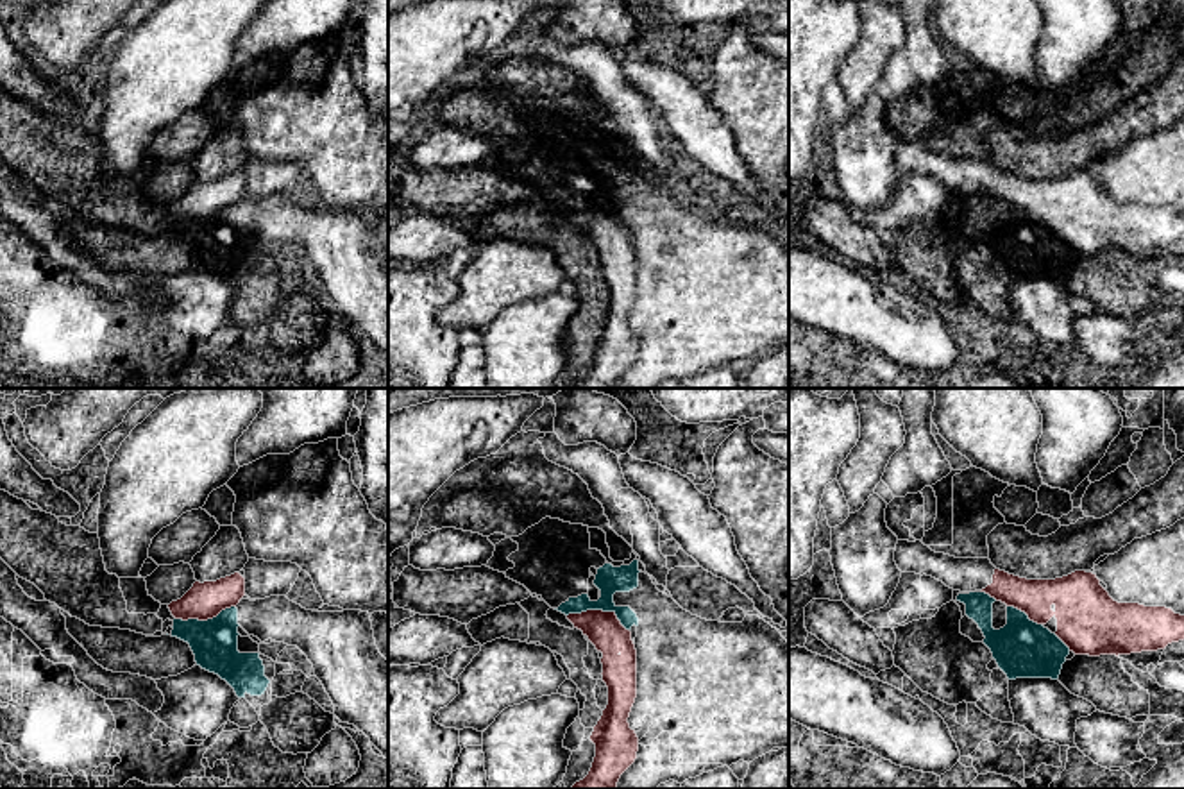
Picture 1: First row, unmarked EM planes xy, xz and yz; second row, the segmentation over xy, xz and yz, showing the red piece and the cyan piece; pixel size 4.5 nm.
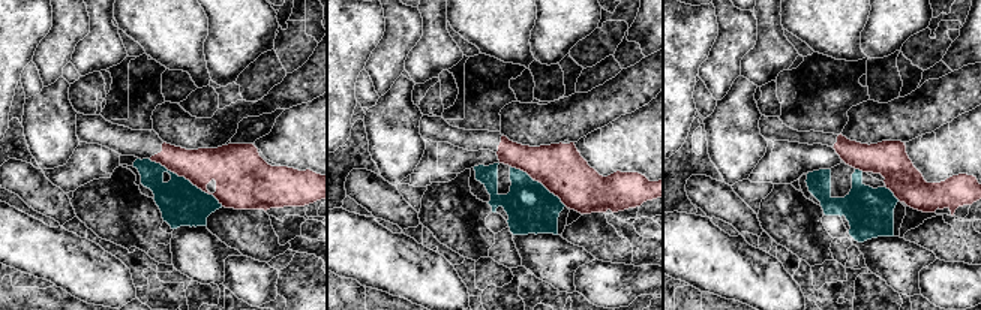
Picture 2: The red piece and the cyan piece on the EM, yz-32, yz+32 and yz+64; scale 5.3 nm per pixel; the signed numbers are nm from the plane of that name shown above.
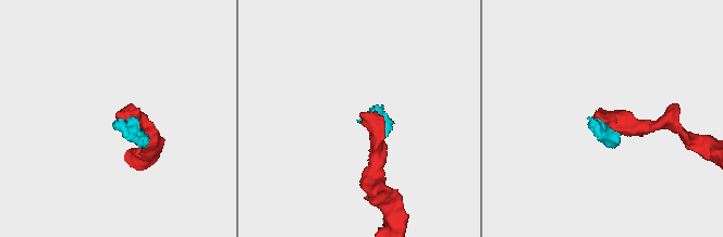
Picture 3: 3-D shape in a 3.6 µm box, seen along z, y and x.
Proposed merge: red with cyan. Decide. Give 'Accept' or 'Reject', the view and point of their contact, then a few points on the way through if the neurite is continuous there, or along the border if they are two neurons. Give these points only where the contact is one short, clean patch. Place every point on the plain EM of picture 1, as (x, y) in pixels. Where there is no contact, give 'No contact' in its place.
Reject. Touches red at xz (600, 210)

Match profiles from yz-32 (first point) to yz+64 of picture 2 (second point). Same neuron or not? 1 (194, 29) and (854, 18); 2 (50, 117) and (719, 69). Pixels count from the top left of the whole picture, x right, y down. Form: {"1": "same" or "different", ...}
{"1": "same", "2": "different"}

